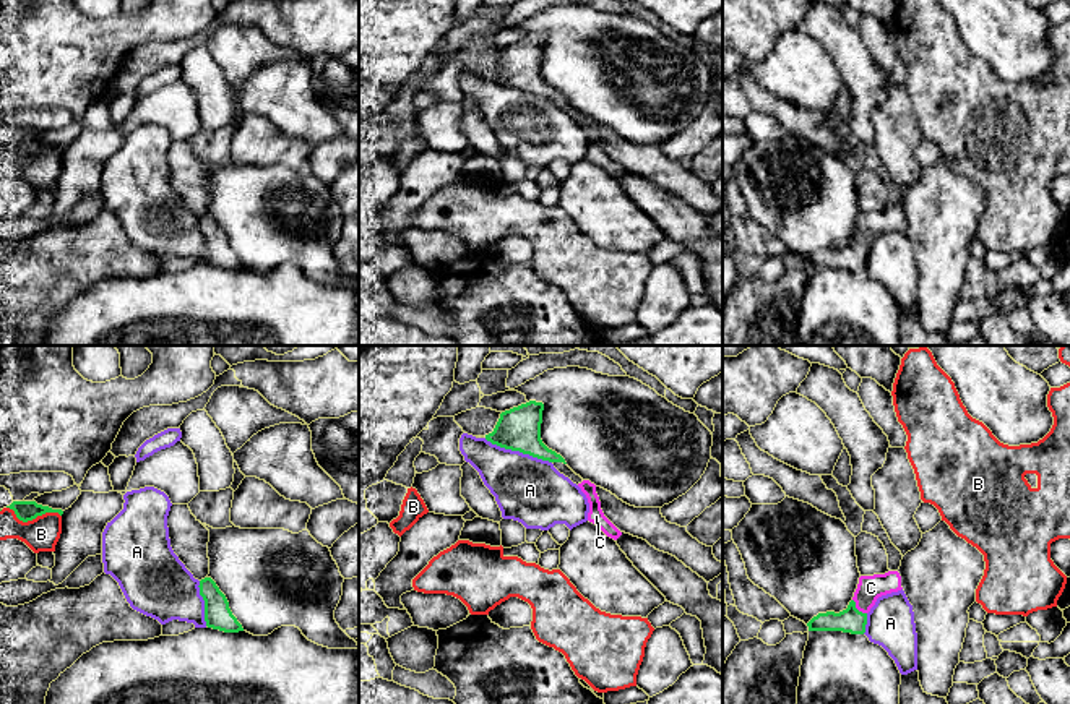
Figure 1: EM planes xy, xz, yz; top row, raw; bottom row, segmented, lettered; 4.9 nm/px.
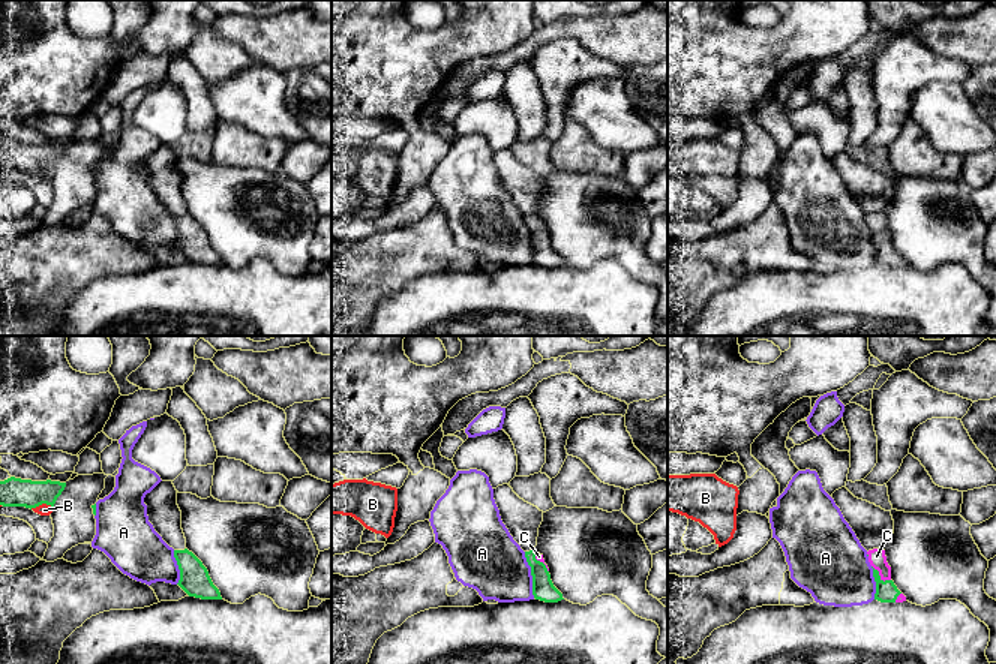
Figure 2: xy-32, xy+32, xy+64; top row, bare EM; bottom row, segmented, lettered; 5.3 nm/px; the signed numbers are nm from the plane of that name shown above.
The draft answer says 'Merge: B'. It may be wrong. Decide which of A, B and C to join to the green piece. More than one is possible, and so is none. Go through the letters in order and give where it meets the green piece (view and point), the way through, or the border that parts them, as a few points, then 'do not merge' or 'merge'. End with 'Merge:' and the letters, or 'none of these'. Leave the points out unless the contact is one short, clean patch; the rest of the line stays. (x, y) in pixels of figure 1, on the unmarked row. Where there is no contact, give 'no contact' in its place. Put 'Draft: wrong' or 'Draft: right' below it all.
A: meets green in xz at (518, 86); do not merge
B: meets green in xy at (33, 154); do not merge
C: meets green in yz at (856, 245); runs through yz (851, 257), (856, 245), (871, 224); merge
Merge: C
Draft: wrong

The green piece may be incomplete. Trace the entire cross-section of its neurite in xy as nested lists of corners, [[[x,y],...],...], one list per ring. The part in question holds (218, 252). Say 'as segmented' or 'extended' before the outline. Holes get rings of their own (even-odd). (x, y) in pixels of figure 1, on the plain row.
as segmented; [[[211,214],[201,216],[198,224],[205,237],[205,258],[208,264],[224,269],[244,268],[242,261],[232,251],[226,232]]]

